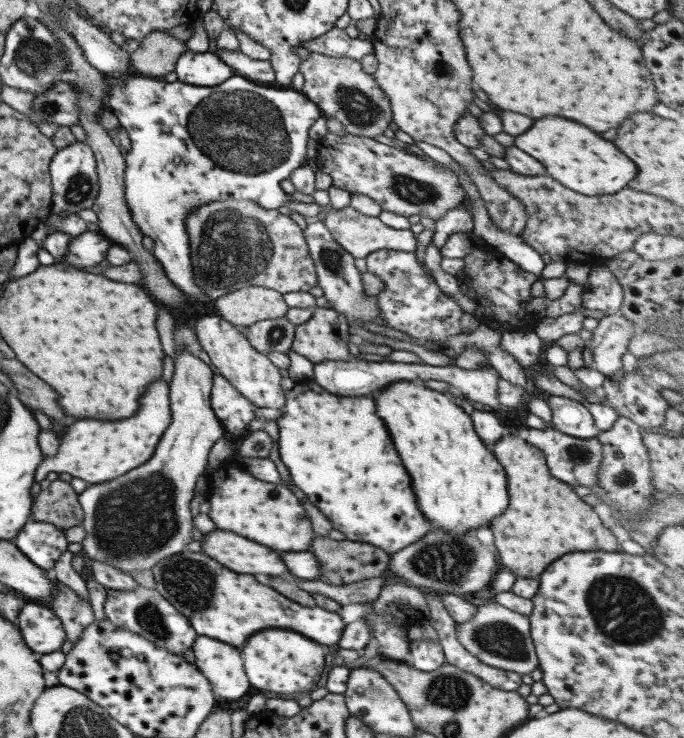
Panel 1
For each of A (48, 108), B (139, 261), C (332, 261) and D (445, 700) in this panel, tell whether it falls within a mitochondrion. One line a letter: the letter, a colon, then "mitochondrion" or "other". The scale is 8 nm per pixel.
A: mitochondrion
B: other
C: mitochondrion
D: mitochondrion

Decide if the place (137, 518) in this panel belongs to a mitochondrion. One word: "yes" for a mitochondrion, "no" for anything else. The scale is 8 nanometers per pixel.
yes

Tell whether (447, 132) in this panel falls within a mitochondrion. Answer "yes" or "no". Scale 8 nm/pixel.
no

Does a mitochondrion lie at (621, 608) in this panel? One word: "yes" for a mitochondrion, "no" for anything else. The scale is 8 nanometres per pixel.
yes

